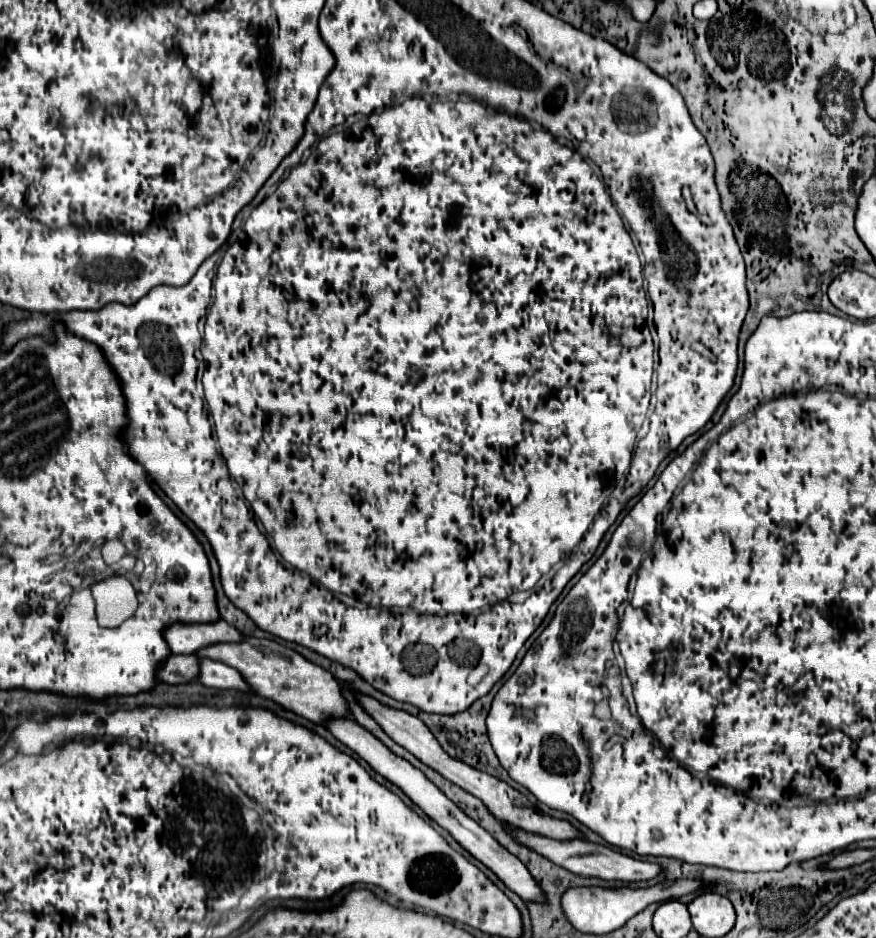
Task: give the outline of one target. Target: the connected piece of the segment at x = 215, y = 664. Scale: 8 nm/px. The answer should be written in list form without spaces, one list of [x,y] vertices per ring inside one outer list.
[[[201,659],[199,661],[199,677],[205,687],[215,689],[239,689],[249,691],[249,685],[243,681],[243,677],[229,665],[213,659]]]

